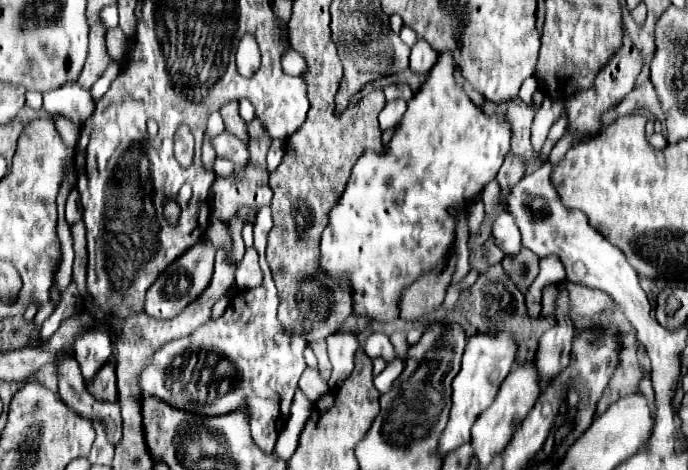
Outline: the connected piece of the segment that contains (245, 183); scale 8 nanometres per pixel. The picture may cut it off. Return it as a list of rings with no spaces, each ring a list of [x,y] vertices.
[[[251,164],[249,168],[235,168],[235,172],[231,176],[217,176],[215,178],[211,187],[211,217],[209,228],[207,228],[207,236],[215,244],[215,248],[227,250],[231,246],[231,238],[227,234],[225,222],[228,222],[234,216],[238,208],[245,206],[259,210],[263,206],[269,206],[273,194],[271,194],[271,188],[267,184],[267,176],[269,176],[267,170],[259,170]]]

